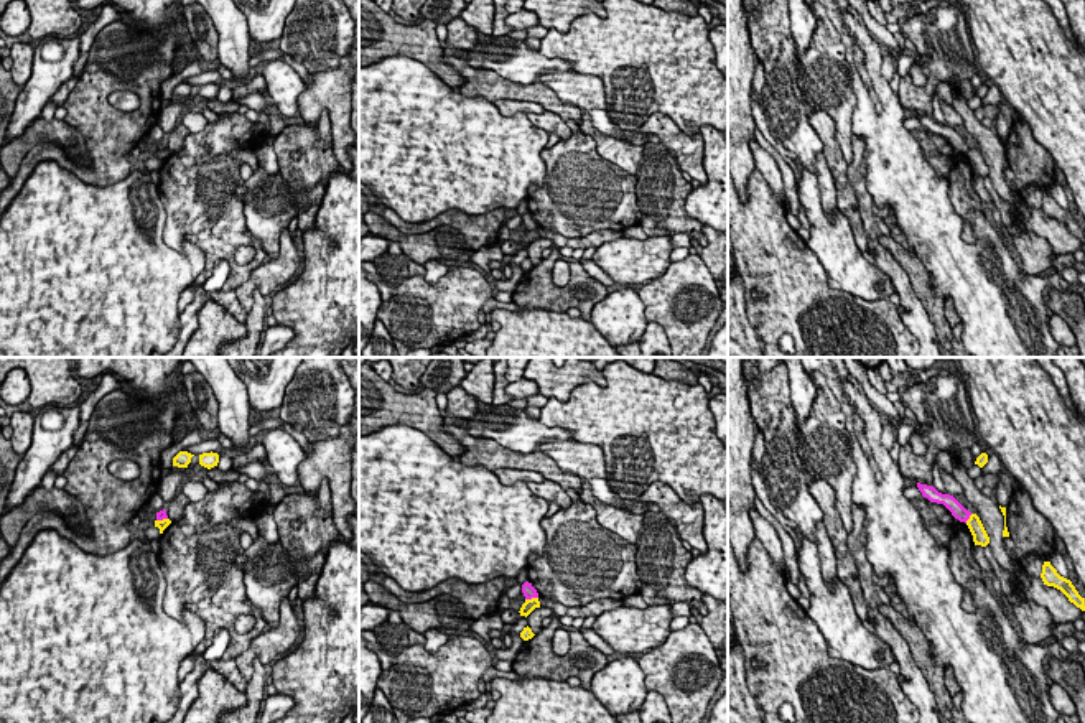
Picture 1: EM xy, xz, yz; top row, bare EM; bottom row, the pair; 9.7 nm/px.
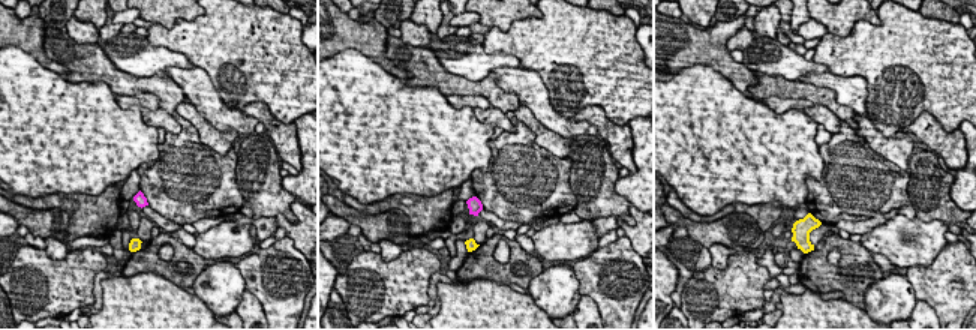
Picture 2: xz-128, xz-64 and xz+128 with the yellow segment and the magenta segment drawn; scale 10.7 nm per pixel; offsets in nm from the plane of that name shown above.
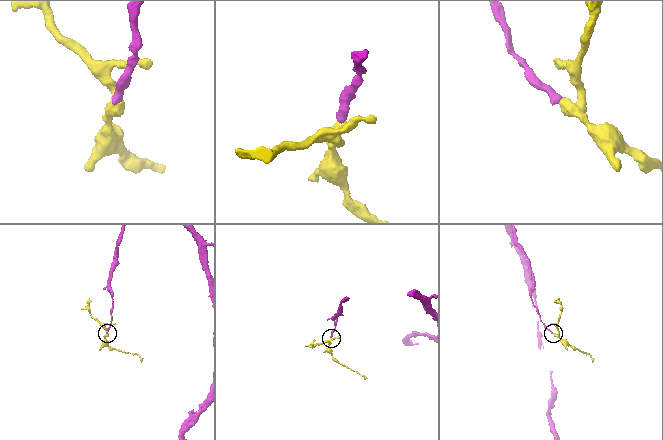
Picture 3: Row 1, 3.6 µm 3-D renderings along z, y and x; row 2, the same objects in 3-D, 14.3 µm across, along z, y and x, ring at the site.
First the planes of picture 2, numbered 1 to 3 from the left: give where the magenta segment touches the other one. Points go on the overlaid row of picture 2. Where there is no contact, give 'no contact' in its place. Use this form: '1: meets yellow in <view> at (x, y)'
1: no contact
2: no contact
3: no contact

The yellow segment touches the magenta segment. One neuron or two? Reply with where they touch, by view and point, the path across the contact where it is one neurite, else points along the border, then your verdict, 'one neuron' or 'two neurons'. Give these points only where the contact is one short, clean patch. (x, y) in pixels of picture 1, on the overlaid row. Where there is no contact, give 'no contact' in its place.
xz (532, 598) | along xz (537, 597), (526, 600) | two neurons

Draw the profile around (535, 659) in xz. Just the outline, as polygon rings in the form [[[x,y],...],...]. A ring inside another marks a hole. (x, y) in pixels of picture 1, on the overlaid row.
[[[553,618],[547,627],[525,641],[512,660],[512,670],[522,679],[566,680],[578,677],[581,687],[589,690],[593,675],[608,665],[608,657],[593,647],[580,629],[570,631],[570,651],[556,655],[552,641],[561,626],[558,618]]]

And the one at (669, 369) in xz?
[[[655,357],[655,367],[652,374],[667,380],[680,380],[687,385],[698,384],[698,377],[688,367],[667,357]]]

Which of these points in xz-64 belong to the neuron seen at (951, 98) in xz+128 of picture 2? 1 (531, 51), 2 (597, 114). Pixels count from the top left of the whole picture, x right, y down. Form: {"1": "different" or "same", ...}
{"1": "same", "2": "different"}

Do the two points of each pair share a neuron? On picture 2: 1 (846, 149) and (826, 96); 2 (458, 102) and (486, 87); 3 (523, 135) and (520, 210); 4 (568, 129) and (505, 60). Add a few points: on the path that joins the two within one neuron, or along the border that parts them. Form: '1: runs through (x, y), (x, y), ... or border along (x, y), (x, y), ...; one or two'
1: border along (841, 120), (849, 126); two
2: border along (447, 95), (483, 95), (490, 105); two
3: runs through (523, 153), (523, 185), (520, 192); one
4: border along (519, 66), (498, 66), (489, 74); two

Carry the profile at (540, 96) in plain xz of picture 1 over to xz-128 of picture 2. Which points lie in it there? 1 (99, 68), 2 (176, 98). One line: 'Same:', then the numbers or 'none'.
Same: 1, 2

